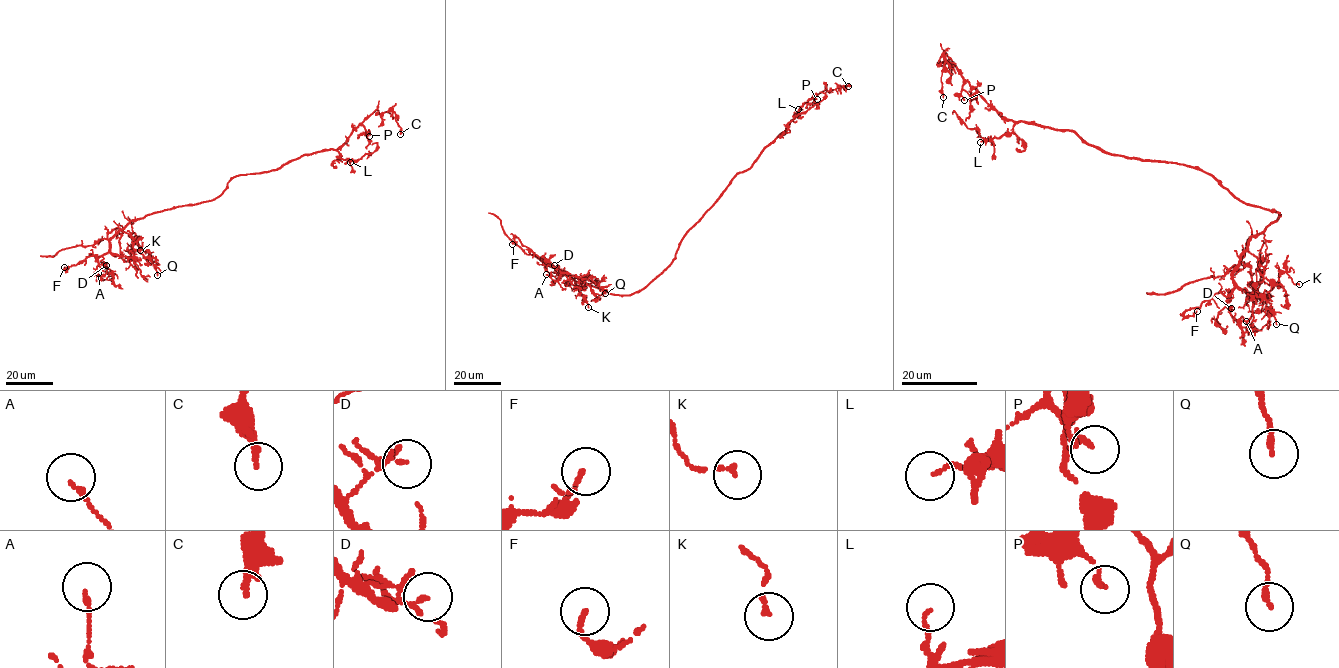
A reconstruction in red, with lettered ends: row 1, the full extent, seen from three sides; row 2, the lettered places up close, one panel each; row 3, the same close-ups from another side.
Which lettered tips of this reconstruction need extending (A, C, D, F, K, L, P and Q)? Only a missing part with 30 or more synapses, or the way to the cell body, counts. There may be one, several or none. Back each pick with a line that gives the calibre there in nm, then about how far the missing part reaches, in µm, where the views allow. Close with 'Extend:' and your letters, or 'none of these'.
Extend: none of these

